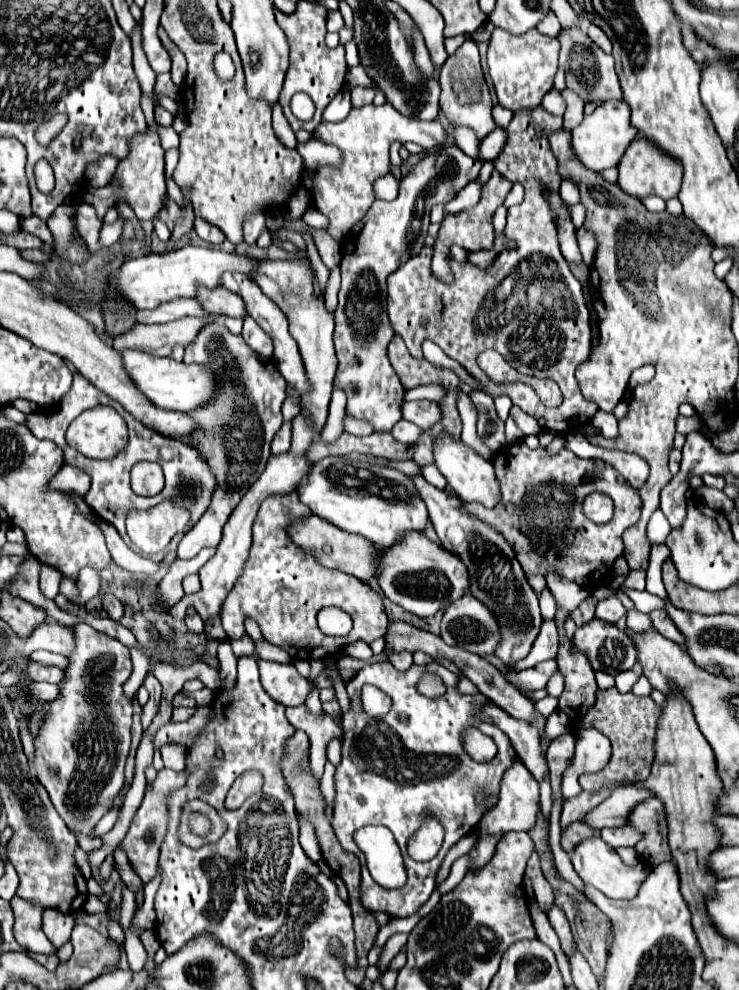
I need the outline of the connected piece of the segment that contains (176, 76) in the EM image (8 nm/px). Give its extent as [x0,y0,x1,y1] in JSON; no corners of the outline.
[159,29,187,85]

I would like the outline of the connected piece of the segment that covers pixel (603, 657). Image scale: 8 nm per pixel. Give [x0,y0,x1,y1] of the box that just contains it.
[573,619,637,675]

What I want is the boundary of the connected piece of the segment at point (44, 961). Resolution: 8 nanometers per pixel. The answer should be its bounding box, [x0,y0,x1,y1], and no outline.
[25,951,59,971]

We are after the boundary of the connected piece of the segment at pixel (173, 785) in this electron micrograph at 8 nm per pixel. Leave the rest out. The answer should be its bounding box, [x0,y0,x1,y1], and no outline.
[119,769,185,883]

